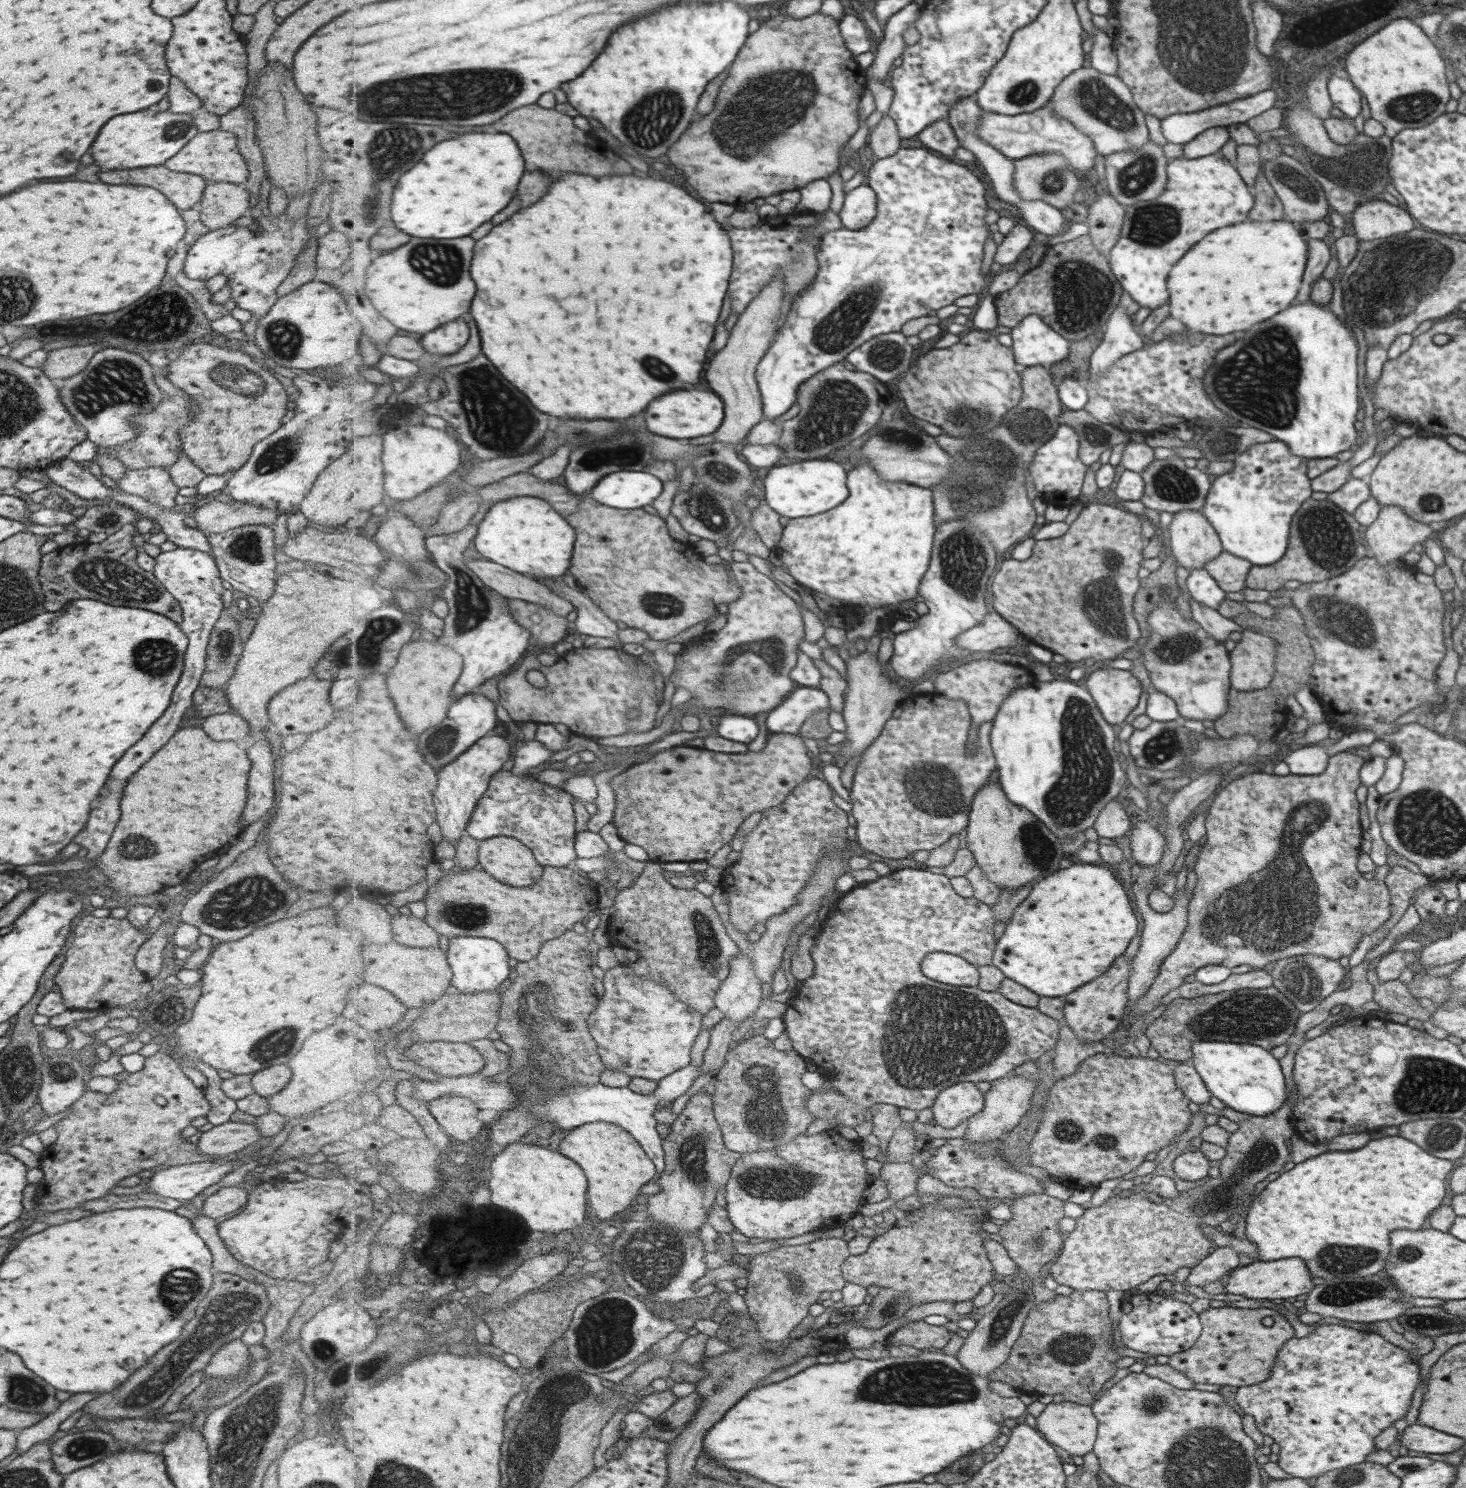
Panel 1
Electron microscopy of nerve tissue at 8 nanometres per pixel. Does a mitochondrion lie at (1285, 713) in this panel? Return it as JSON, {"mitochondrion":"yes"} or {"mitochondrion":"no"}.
{"mitochondrion":"no"}

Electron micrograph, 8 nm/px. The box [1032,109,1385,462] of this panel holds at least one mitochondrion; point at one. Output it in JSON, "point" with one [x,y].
{"point":[1257,395]}

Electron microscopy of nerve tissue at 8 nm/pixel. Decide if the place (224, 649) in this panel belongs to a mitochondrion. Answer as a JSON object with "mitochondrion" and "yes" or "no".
{"mitochondrion":"yes"}

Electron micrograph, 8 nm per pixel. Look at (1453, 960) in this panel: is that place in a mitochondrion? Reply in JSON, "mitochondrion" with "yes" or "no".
{"mitochondrion":"no"}

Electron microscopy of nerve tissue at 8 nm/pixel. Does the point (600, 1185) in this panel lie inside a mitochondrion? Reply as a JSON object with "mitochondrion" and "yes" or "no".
{"mitochondrion":"no"}

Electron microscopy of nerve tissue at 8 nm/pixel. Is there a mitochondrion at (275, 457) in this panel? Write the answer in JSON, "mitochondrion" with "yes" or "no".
{"mitochondrion":"yes"}

